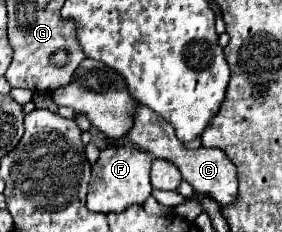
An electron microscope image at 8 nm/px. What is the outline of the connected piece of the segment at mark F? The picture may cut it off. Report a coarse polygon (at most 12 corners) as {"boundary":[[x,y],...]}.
{"boundary":[[108,146],[92,166],[86,206],[124,212],[152,194],[152,156]]}

